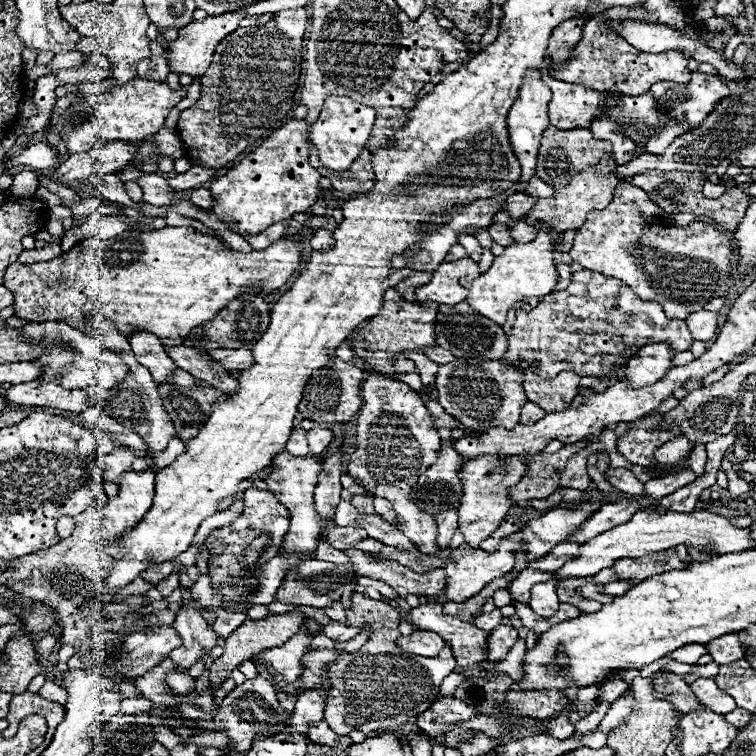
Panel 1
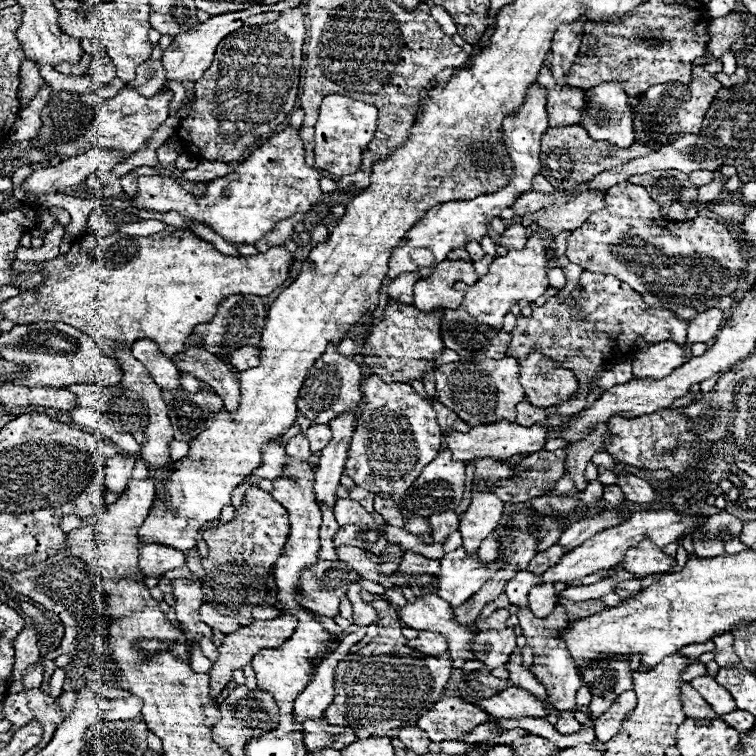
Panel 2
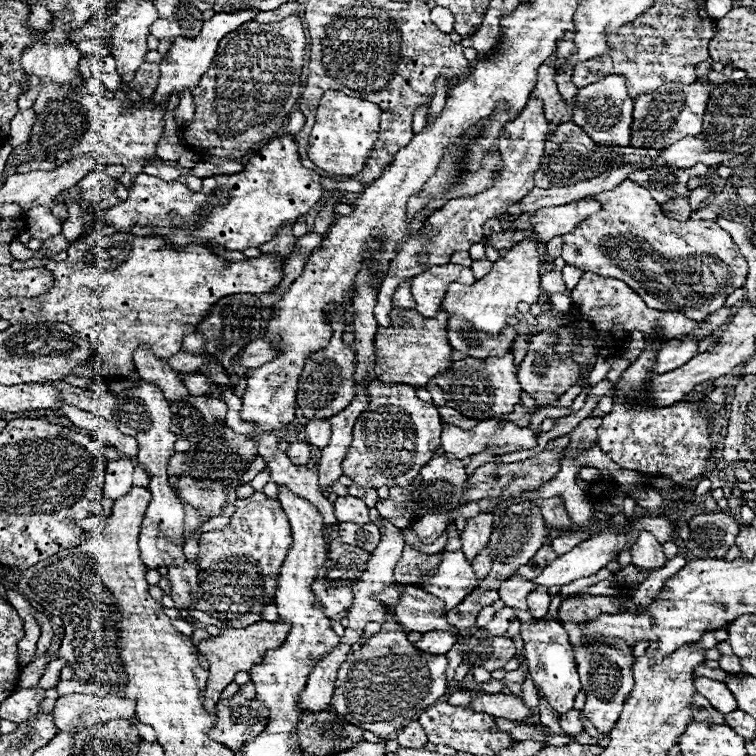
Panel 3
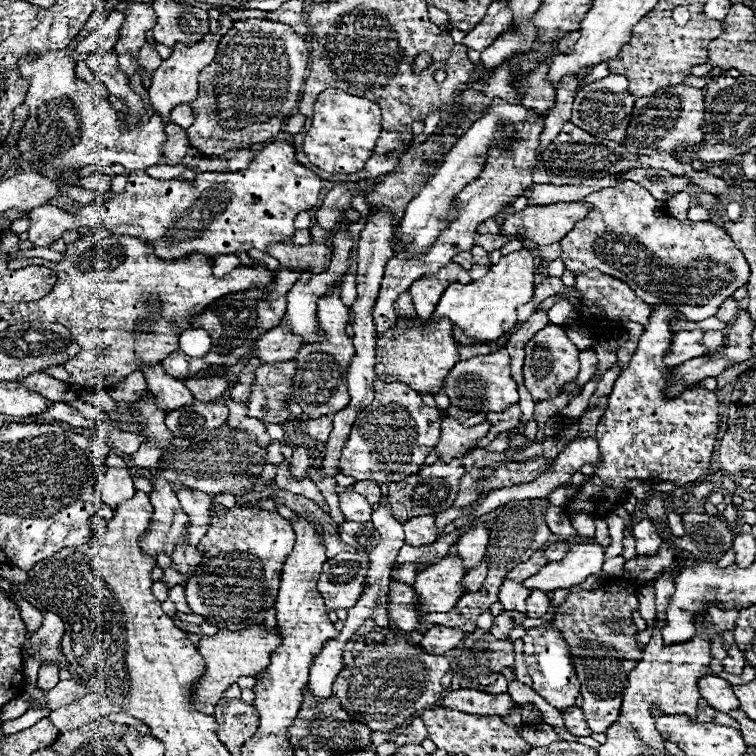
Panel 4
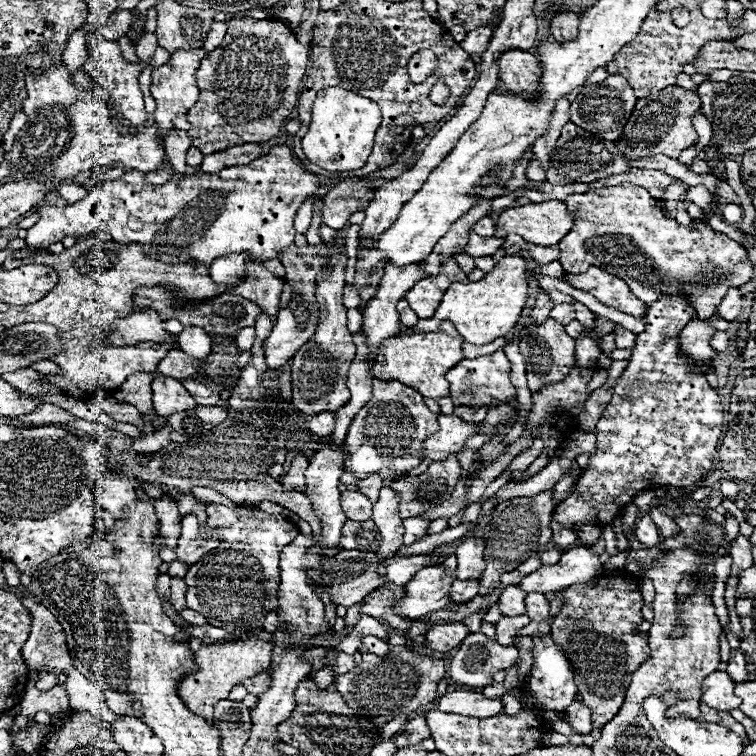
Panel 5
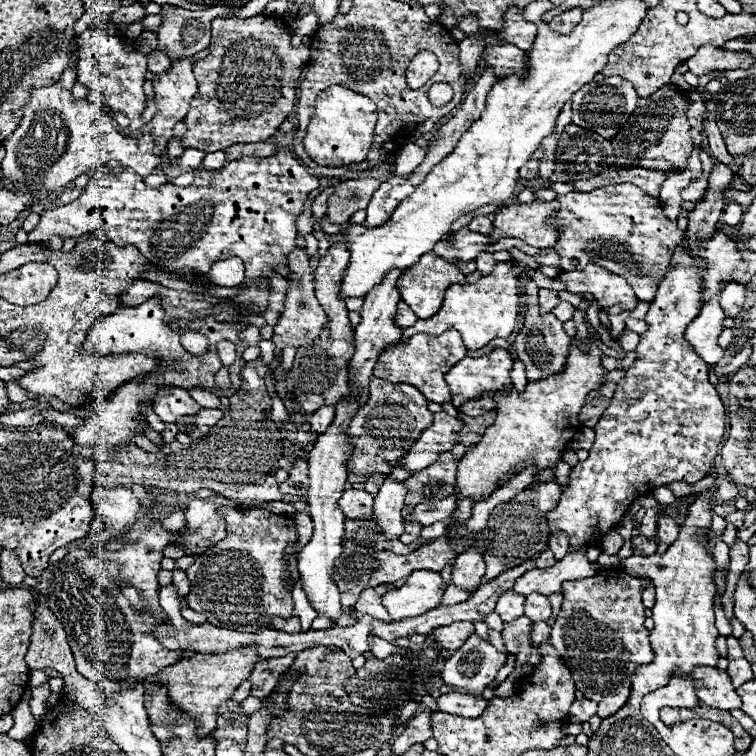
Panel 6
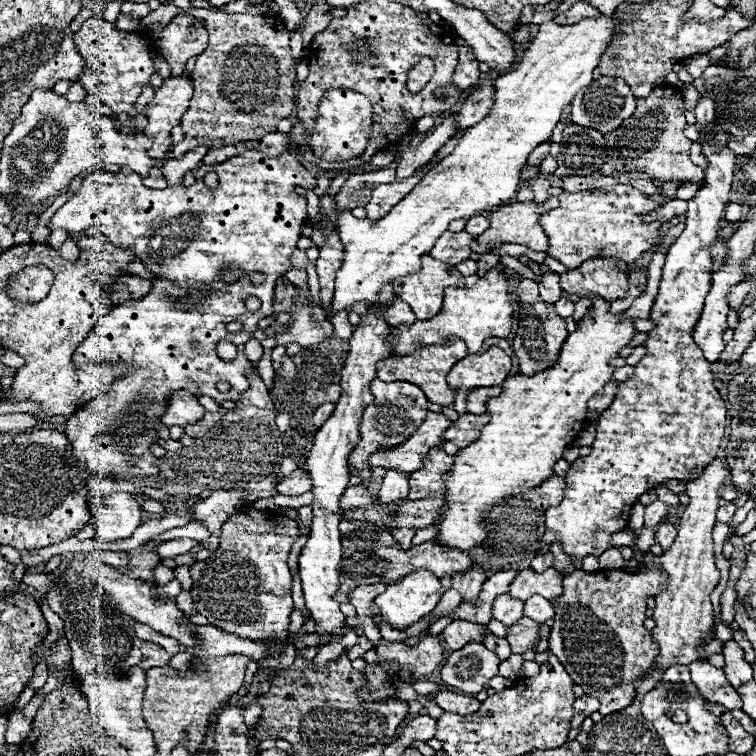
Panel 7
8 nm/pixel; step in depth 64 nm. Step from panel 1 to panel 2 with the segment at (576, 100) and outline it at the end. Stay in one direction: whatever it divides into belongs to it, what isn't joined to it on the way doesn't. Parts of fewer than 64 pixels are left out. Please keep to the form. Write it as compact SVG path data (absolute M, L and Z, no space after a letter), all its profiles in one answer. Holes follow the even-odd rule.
M542 68L538 82L548 90L548 118L550 126L578 126L582 124L582 108L586 108L586 94L582 88L556 84L550 68Z

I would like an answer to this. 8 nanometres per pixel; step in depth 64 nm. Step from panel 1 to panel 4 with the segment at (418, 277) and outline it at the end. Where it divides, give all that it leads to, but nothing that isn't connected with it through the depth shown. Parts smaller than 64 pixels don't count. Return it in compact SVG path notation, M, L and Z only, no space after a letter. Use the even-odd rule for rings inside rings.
M402 292L402 296L396 300L396 312L398 316L406 316L406 318L414 318L416 312L414 312L414 302L410 300L410 294L408 292Z

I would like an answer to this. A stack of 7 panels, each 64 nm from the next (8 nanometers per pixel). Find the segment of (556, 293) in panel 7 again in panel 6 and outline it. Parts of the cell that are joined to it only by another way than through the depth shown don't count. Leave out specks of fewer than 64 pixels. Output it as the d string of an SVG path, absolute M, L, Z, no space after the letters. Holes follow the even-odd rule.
M544 288L538 292L538 298L540 298L540 300L538 300L540 312L550 312L550 310L560 302L560 300L556 298L556 292L554 292L554 290L544 290Z

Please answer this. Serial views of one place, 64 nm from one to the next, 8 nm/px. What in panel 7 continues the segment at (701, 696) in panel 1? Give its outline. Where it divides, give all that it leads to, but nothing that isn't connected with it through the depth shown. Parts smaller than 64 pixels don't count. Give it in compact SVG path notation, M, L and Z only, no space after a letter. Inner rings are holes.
M694 662L690 664L692 680L698 686L702 698L710 704L720 704L726 710L740 710L742 700L738 692L730 686L726 674L722 668L716 668L706 662Z

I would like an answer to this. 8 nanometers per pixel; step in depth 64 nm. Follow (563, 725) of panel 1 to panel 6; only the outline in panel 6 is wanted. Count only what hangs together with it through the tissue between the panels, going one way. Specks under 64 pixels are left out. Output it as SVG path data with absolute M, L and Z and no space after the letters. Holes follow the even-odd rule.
M576 700L574 704L572 704L572 708L570 708L570 722L580 722L580 724L584 724L584 722L588 722L594 714L596 714L596 704L594 702L590 702L590 700Z

